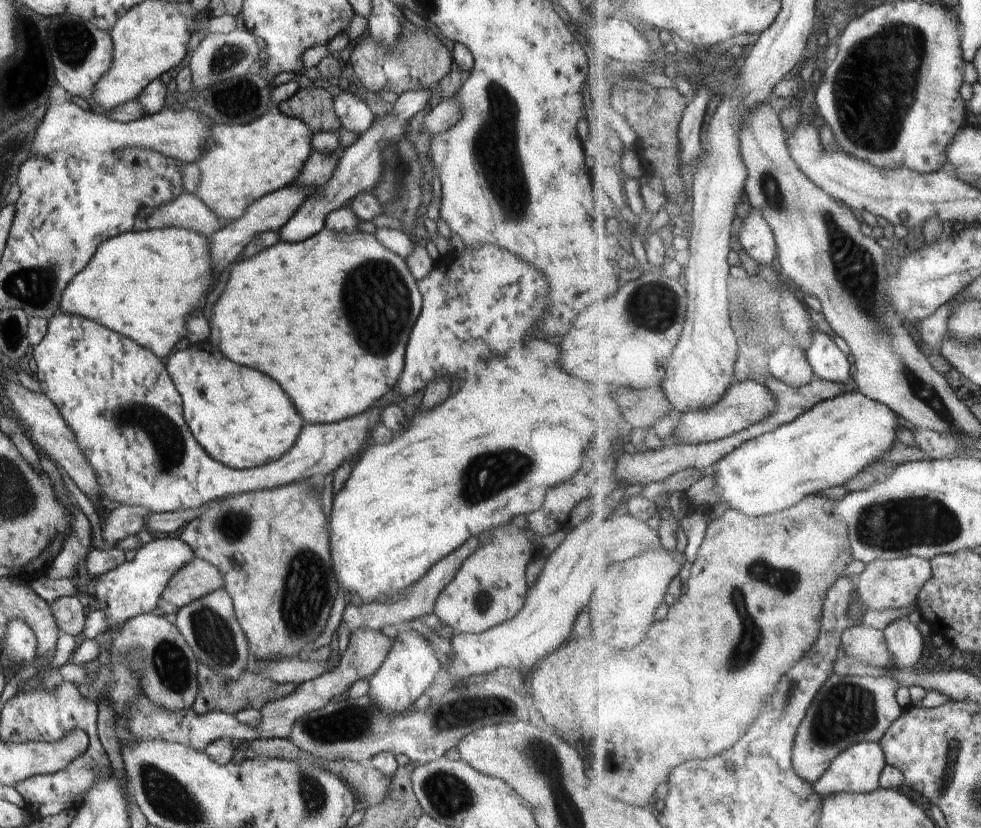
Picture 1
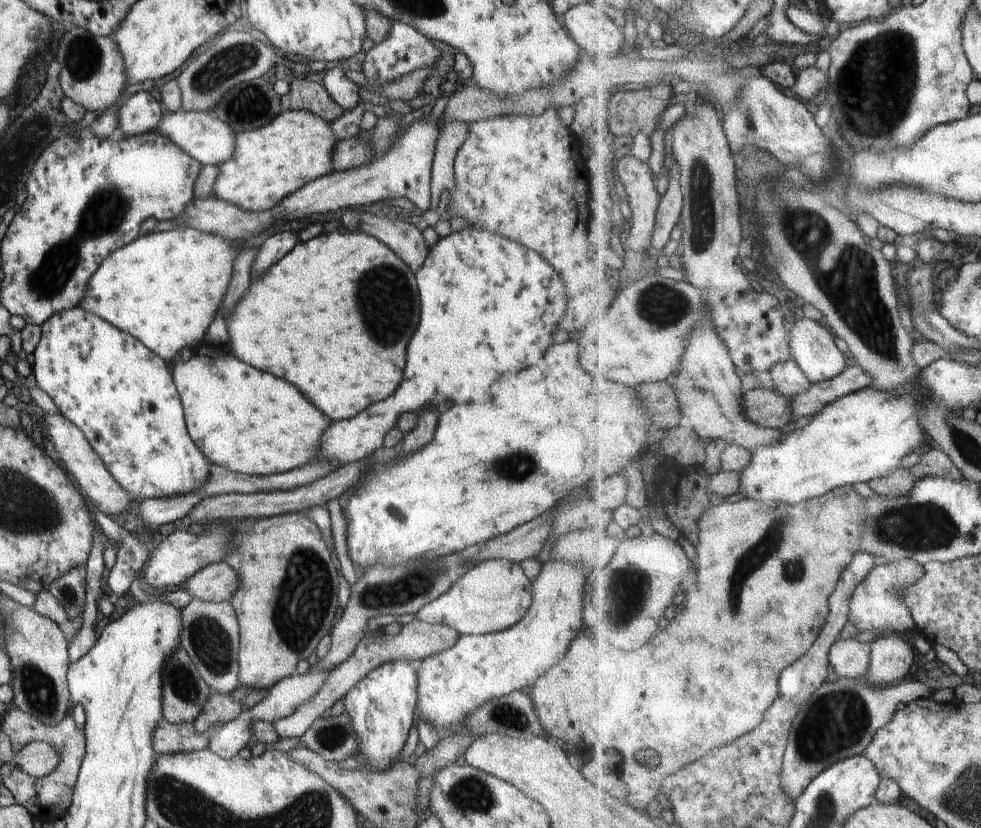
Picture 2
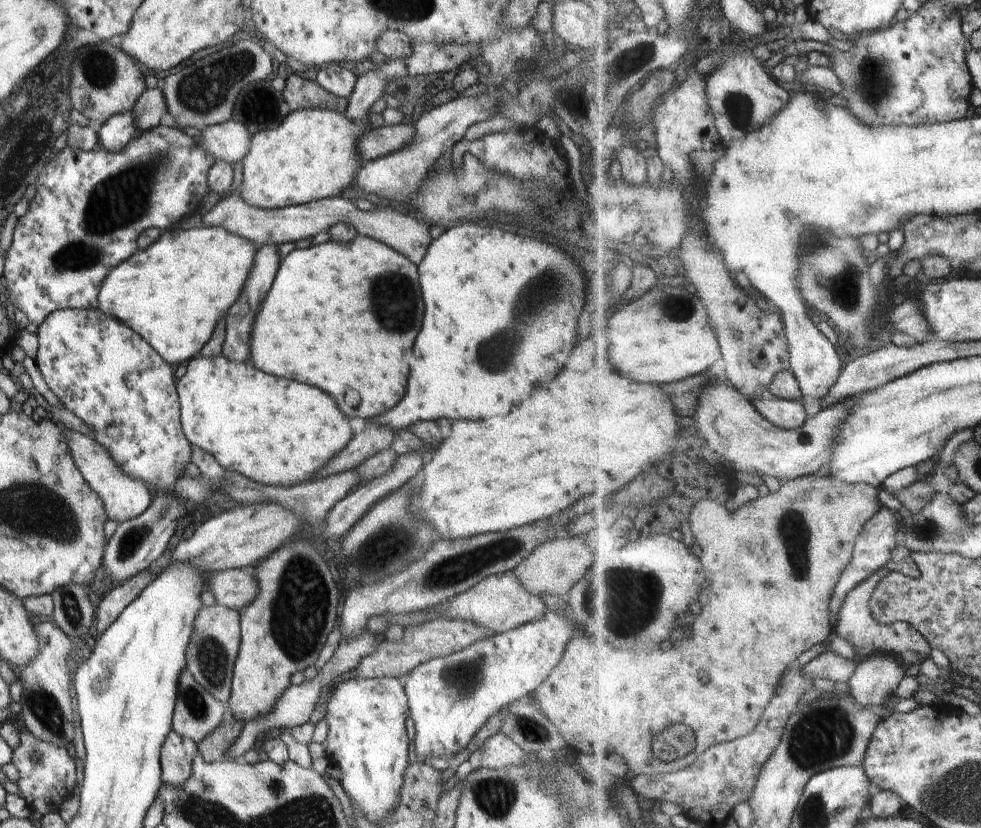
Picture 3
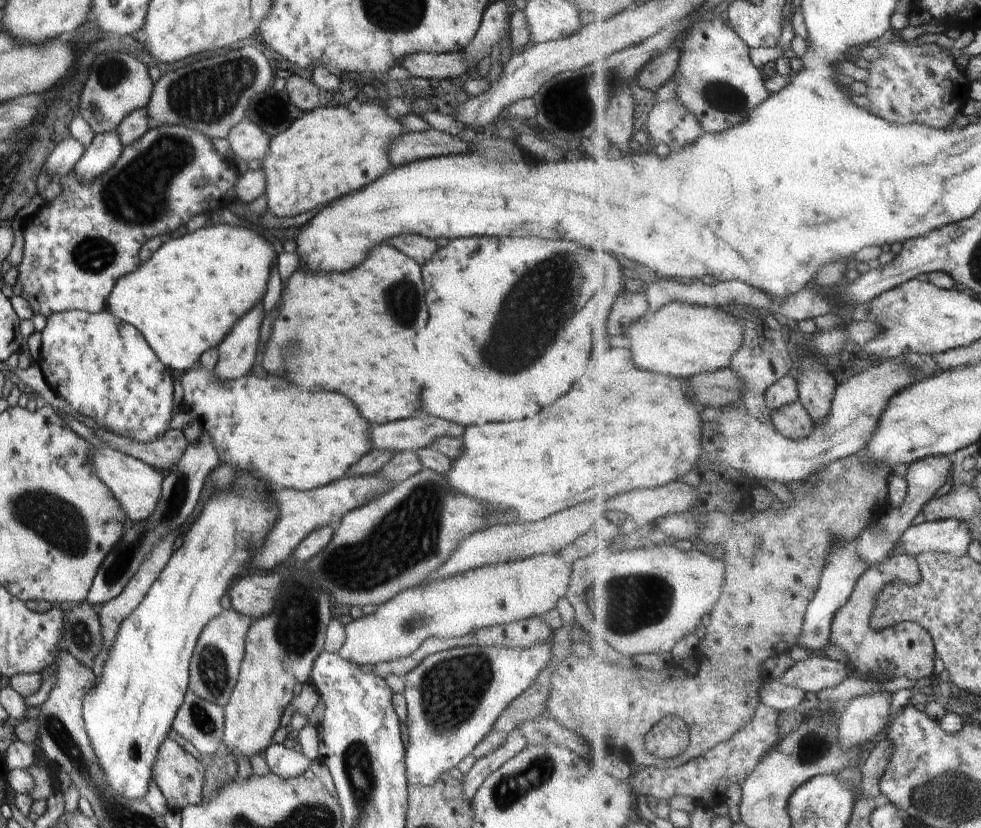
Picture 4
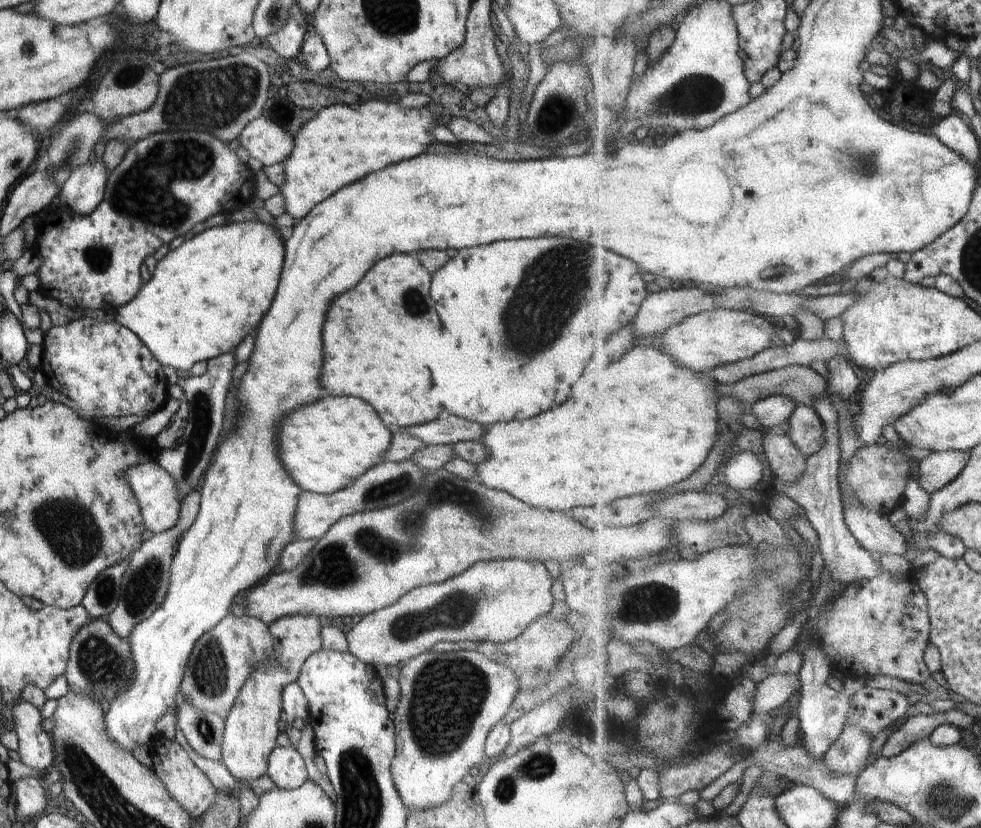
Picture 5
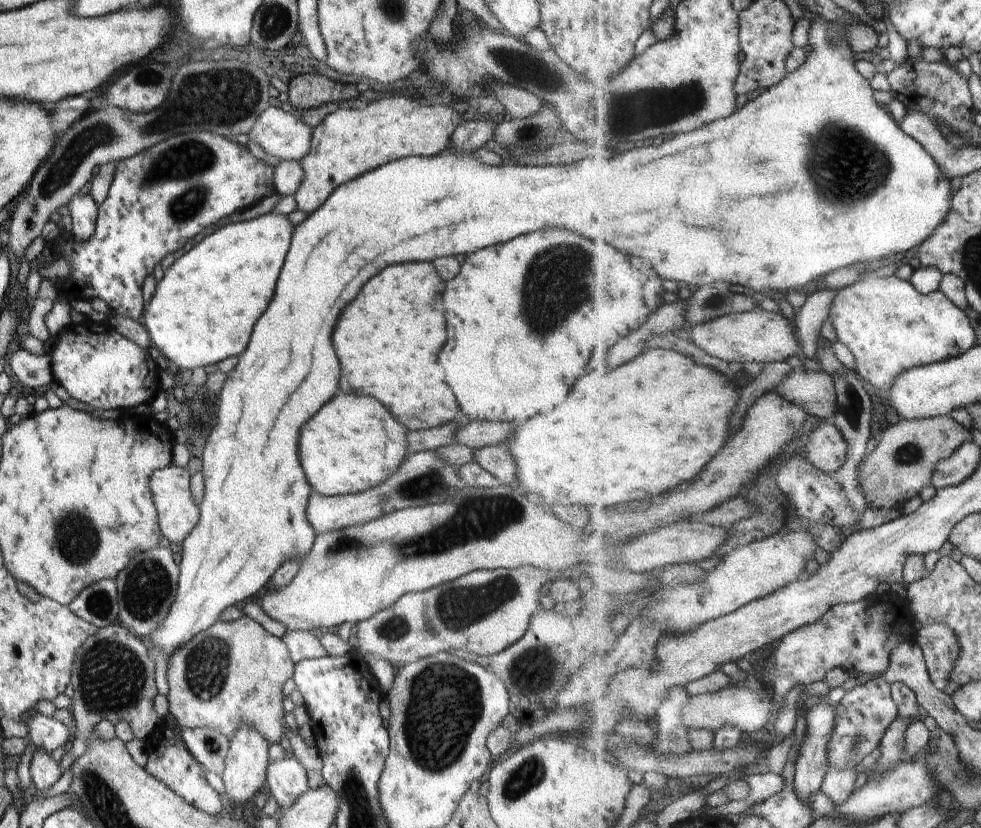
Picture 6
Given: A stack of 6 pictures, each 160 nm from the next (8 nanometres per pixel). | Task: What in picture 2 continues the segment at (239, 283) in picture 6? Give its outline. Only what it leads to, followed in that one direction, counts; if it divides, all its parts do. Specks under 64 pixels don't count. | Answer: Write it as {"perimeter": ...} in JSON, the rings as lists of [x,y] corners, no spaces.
{"perimeter":[[[195,228],[176,229],[139,236],[110,253],[89,278],[79,304],[84,310],[131,334],[164,360],[174,360],[182,348],[202,342],[227,293],[235,260],[241,250],[230,239]]]}

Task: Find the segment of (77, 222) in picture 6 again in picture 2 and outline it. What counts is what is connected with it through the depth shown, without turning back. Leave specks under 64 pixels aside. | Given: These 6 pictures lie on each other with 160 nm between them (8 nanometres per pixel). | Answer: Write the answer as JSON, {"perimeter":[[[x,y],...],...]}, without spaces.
{"perimeter":[[[148,91],[130,96],[116,114],[119,124],[117,136],[124,138],[154,131],[163,117],[159,101]]]}

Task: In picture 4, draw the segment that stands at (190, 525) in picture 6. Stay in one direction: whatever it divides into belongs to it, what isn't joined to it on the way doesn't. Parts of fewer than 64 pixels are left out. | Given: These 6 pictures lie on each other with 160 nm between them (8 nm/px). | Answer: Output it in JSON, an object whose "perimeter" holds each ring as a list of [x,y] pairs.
{"perimeter":[[[93,446],[91,455],[93,471],[96,471],[100,480],[106,484],[112,494],[118,499],[120,506],[125,510],[126,516],[134,523],[149,519],[157,510],[161,497],[162,472],[153,466],[138,460],[136,457],[124,454],[116,449]]]}

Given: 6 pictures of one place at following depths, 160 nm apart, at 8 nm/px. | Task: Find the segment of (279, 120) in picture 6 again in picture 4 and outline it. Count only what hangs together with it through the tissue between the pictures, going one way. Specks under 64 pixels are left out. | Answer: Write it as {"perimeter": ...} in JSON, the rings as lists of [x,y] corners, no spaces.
{"perimeter":[[[242,120],[227,136],[231,146],[232,159],[262,160],[269,151],[269,142],[272,137],[267,135],[250,120]]]}

